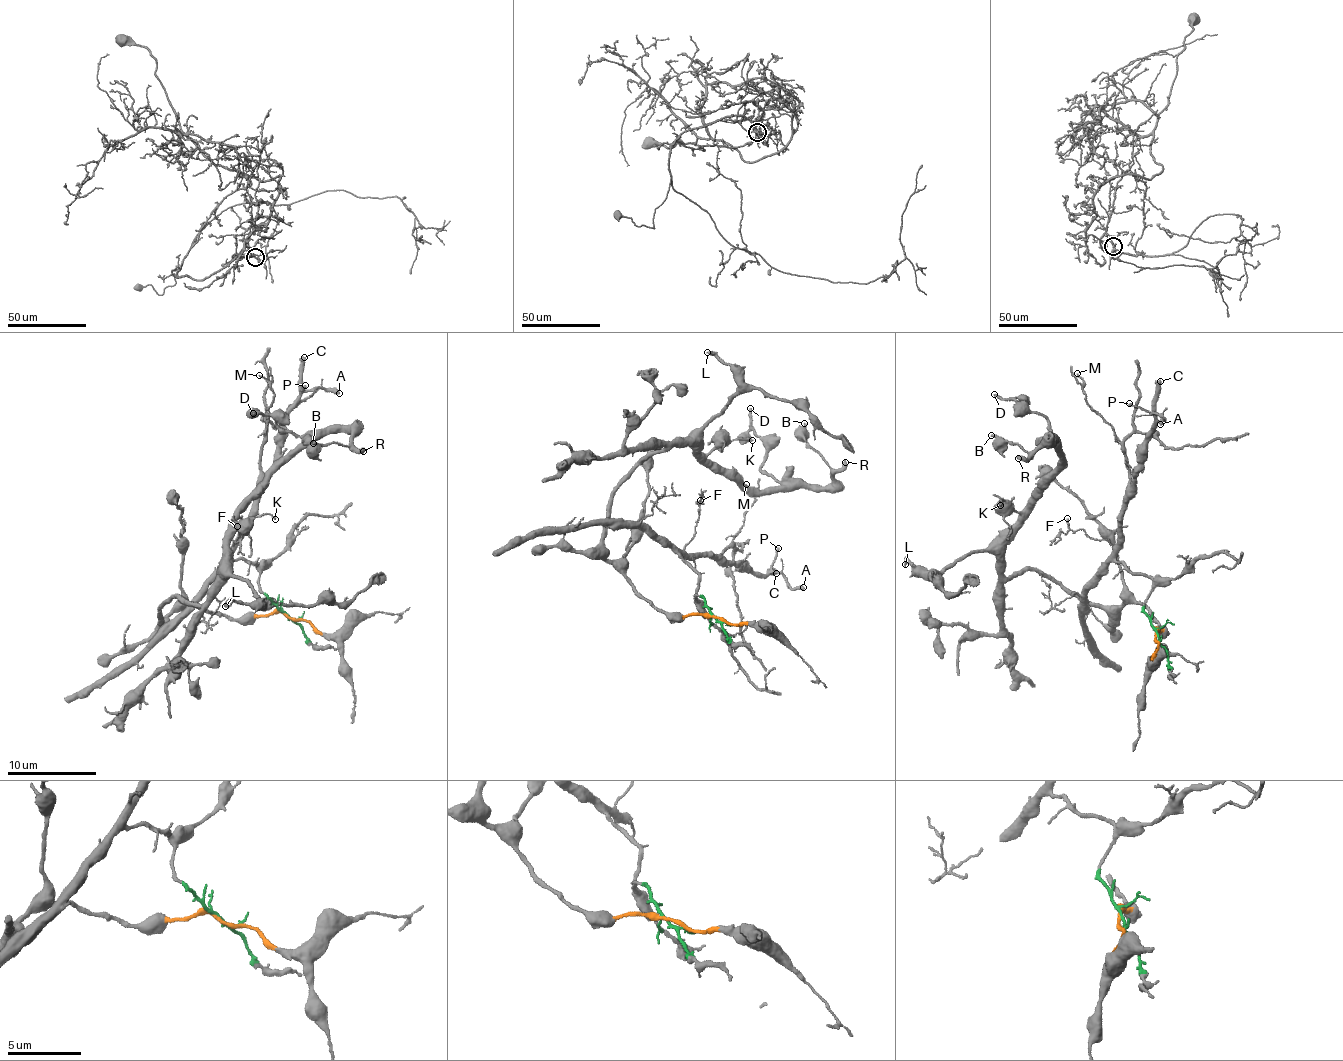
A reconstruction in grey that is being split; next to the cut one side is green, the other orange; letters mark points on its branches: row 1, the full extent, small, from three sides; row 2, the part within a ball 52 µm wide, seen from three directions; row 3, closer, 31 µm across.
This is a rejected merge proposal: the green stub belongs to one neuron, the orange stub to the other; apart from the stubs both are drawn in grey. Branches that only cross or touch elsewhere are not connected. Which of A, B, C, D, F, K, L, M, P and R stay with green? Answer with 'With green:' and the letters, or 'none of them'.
With green: A, C, F, M, P

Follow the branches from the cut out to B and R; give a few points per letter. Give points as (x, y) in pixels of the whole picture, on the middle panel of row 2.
B: (718, 619), (642, 598), (605, 557), (608, 499), (689, 441), (749, 488), (826, 488), (804, 422)
R: (718, 619), (656, 610), (605, 557), (614, 489), (638, 465), (689, 441), (762, 490), (826, 488), (846, 461)

